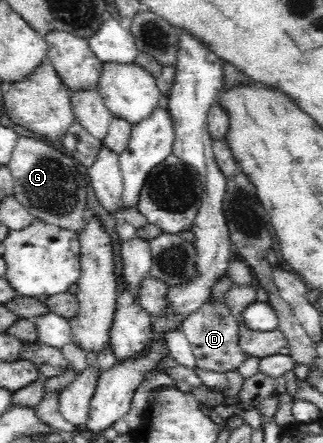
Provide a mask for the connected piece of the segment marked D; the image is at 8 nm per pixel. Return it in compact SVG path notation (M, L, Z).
M210 298L193 314L186 316L181 329L189 341L191 350L196 358L196 366L211 372L227 372L237 370L246 359L243 349L239 346L238 321L230 313L230 307L224 298L220 303L211 303Z

